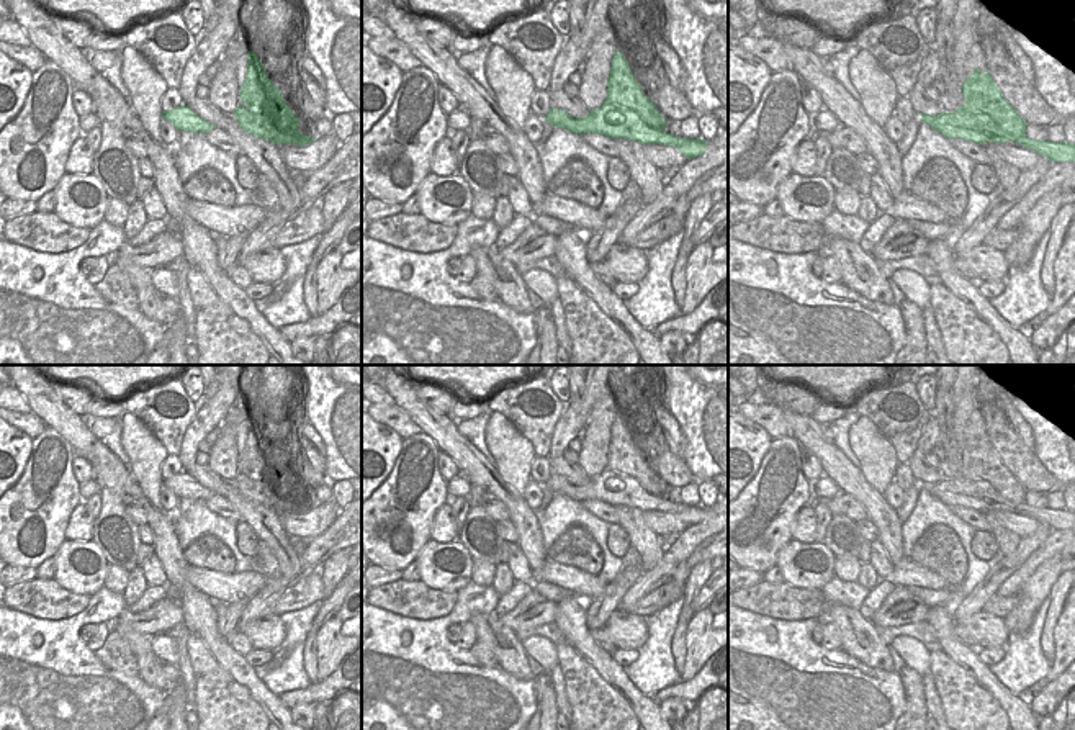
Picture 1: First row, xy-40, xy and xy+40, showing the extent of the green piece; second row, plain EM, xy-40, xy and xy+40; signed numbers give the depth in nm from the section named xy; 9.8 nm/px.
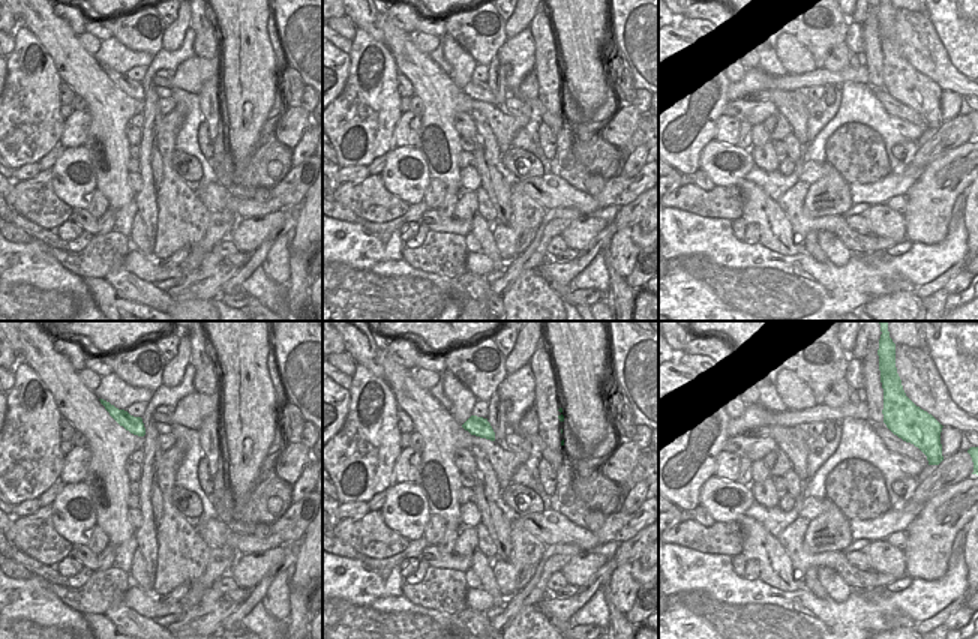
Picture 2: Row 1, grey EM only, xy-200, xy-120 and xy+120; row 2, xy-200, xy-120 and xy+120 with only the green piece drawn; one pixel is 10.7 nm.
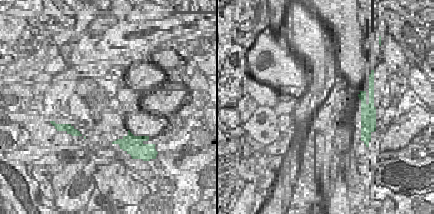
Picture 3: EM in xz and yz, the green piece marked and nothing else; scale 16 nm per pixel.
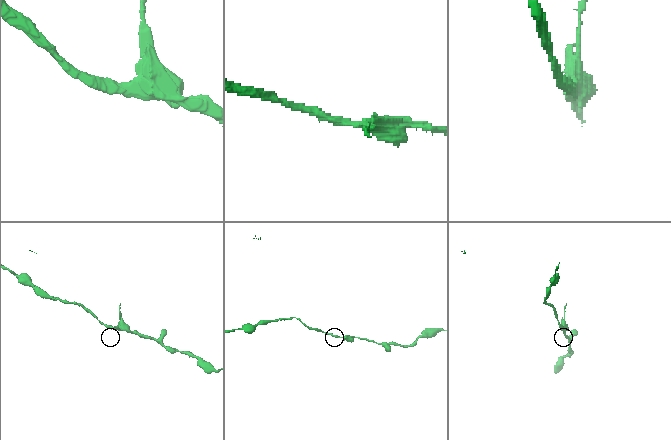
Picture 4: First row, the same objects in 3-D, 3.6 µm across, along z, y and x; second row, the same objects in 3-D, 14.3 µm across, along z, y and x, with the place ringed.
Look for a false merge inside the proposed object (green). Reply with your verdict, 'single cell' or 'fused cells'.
fused cells

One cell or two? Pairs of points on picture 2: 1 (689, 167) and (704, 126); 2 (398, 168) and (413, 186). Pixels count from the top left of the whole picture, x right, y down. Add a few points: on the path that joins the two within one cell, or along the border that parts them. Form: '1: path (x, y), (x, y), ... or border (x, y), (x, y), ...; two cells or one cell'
1: path (689, 156), (689, 147), (695, 137); one cell
2: path (402, 173), (408, 182); one cell

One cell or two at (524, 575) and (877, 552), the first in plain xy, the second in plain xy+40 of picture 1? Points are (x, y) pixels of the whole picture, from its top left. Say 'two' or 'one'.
one

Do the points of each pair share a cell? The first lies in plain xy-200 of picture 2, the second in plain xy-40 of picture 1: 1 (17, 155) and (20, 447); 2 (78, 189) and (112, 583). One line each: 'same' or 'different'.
1: different
2: different

